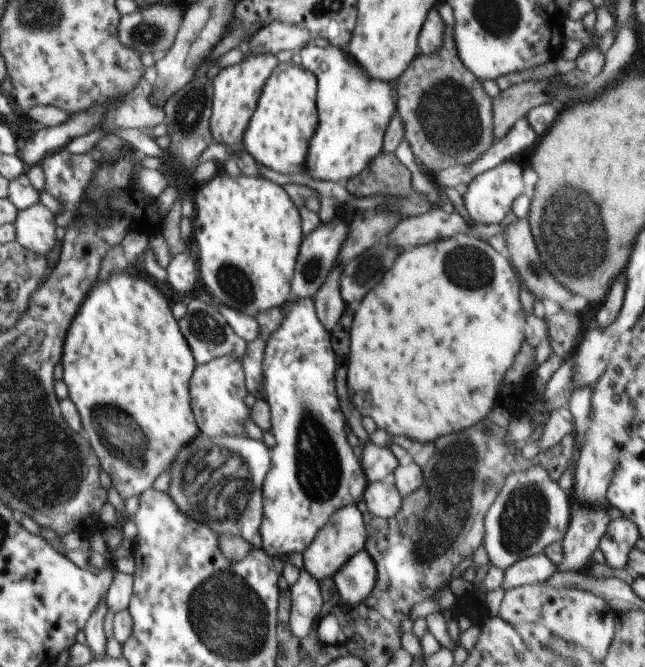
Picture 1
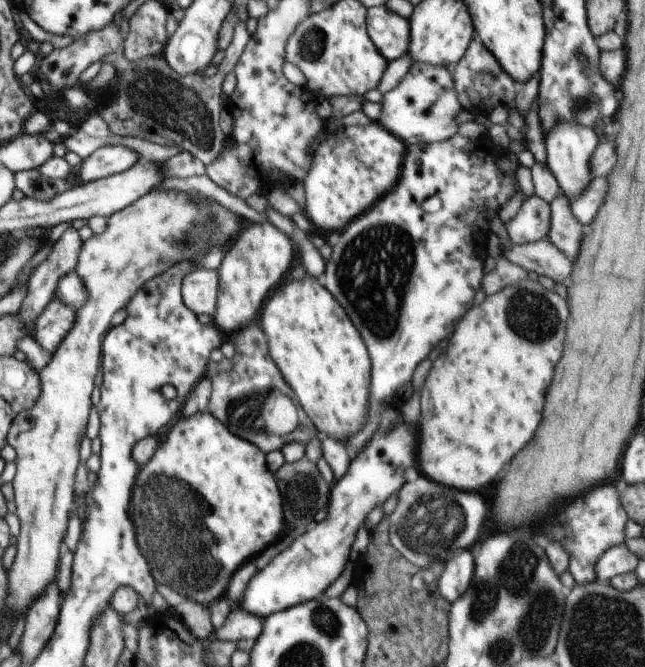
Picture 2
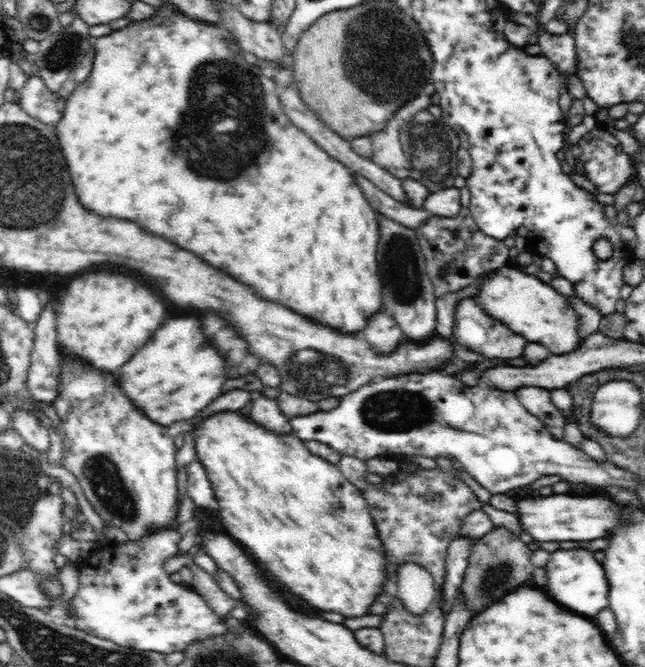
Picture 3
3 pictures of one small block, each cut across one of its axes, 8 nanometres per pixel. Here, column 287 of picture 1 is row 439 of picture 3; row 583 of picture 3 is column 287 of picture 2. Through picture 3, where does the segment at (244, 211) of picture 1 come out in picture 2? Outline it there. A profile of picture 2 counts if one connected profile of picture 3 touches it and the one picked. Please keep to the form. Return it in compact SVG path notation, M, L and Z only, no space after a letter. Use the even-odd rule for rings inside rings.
M305 275L302 280L290 280L274 288L260 310L258 323L267 338L270 356L282 373L286 384L294 390L296 403L310 417L319 436L348 442L358 434L368 420L370 398L370 370L372 362L366 344L358 329L352 324L344 308L336 302L333 294L322 284Z

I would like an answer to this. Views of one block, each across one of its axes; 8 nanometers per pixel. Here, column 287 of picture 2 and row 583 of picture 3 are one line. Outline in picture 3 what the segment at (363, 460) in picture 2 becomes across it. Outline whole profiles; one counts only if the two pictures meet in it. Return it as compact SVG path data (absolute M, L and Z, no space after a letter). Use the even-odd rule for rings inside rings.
M556 550L551 552L550 562L546 564L548 570L548 594L560 606L578 612L582 616L596 616L603 608L609 606L608 579L603 564L596 560L594 552L590 550Z

